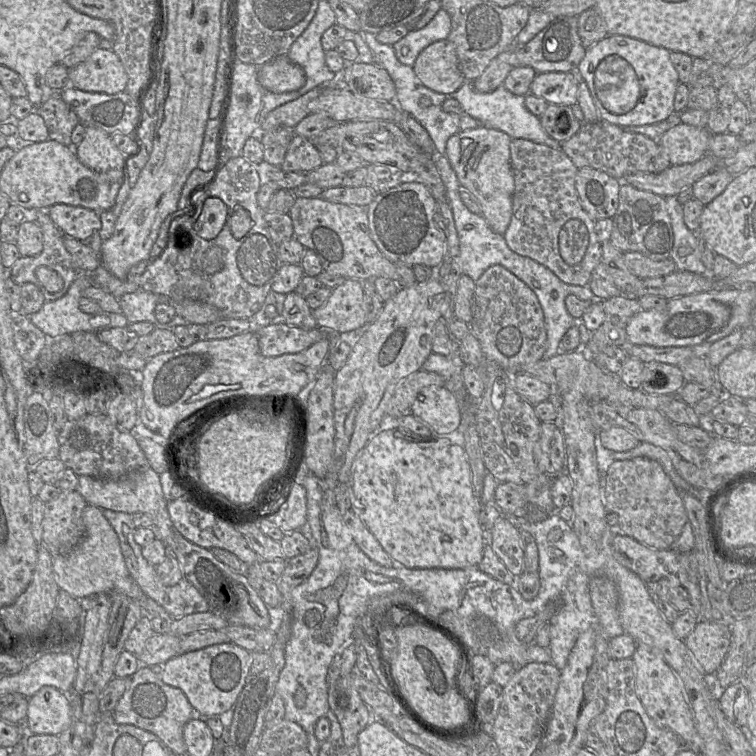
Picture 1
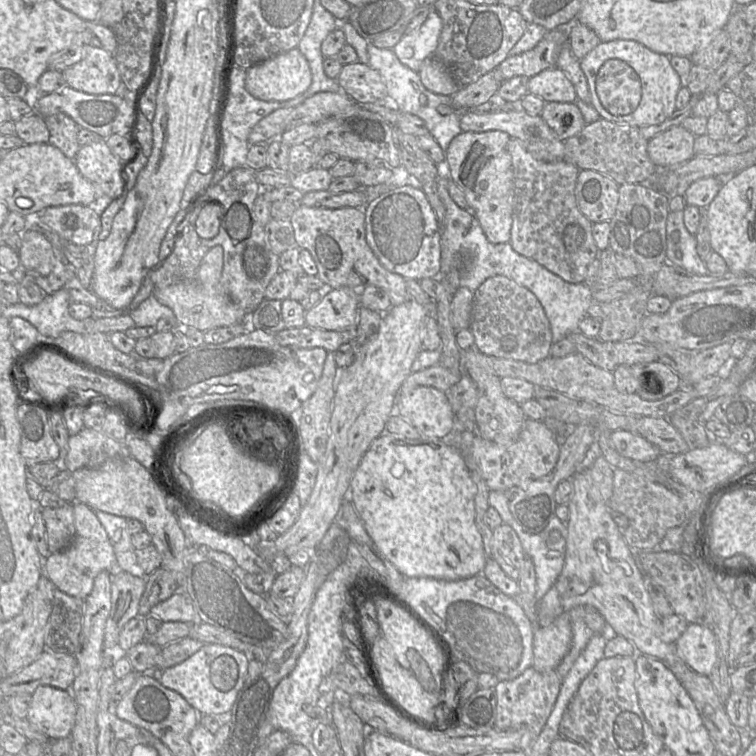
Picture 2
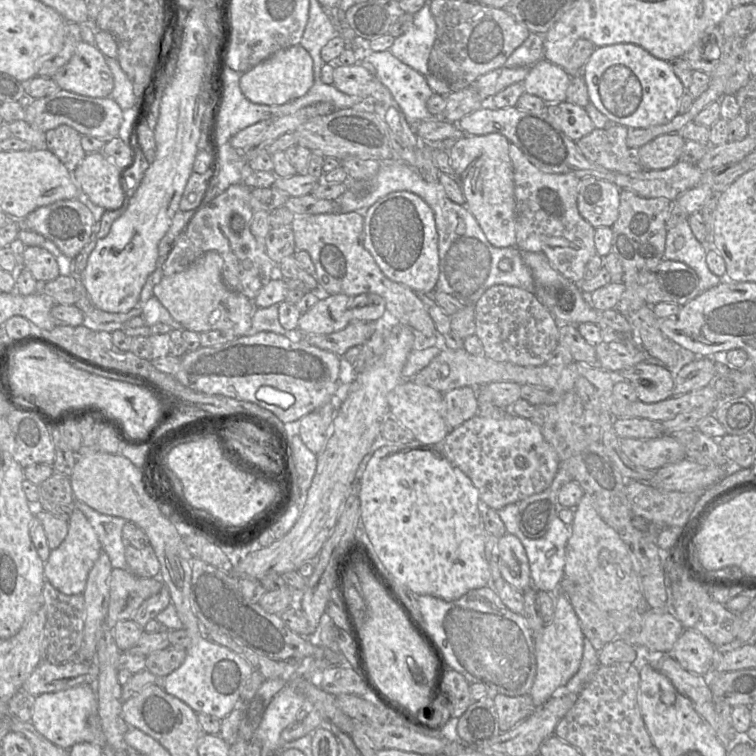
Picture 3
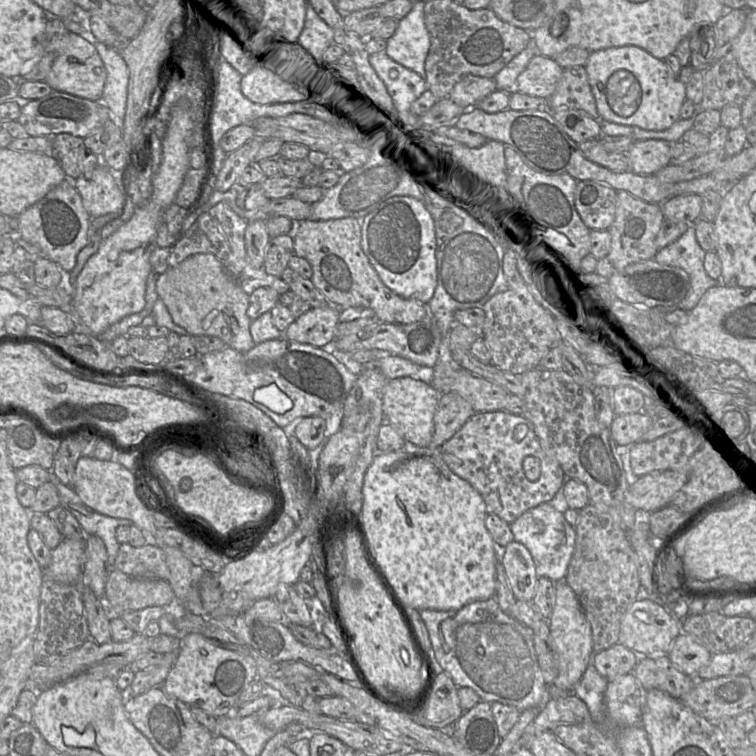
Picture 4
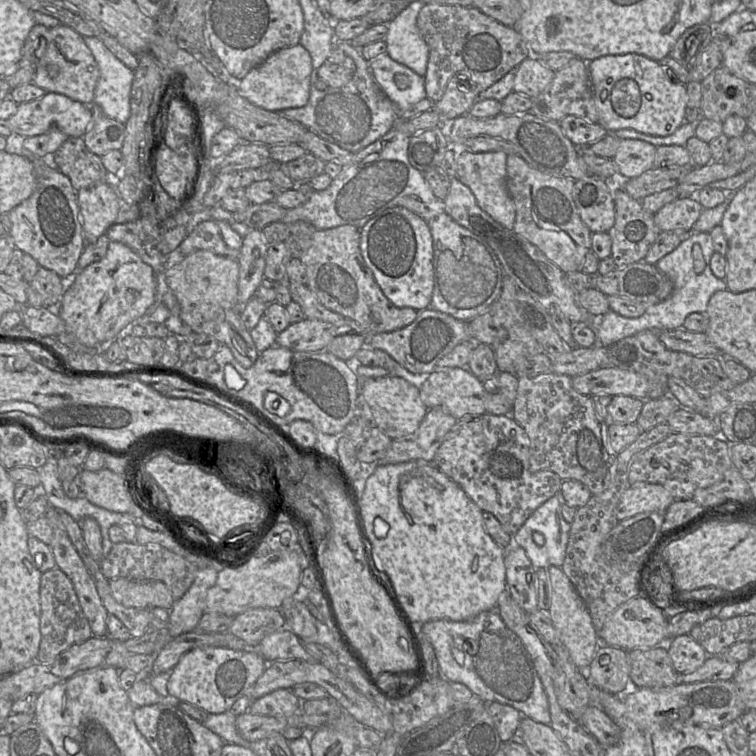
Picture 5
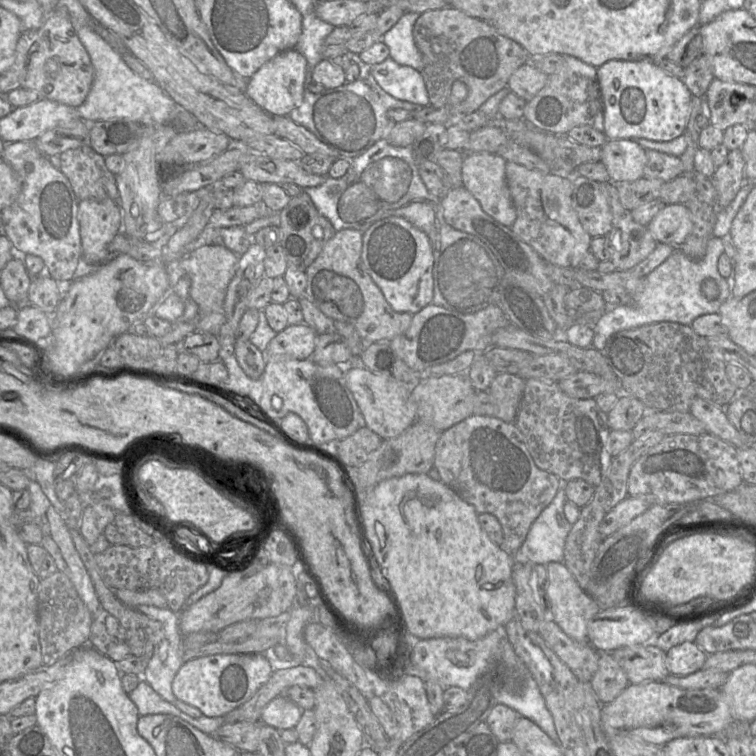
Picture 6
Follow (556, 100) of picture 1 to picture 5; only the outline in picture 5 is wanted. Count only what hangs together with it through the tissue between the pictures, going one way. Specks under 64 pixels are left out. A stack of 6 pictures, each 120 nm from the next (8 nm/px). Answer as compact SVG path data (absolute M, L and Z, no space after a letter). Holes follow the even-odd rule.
M528 57L516 67L513 91L535 98L549 87L555 72L544 66L538 58Z

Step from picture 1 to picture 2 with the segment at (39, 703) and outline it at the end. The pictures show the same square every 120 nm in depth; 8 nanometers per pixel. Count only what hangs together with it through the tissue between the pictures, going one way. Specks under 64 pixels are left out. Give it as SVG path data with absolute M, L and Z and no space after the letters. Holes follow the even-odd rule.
M40 685L31 695L27 720L50 740L70 737L77 706L70 690Z

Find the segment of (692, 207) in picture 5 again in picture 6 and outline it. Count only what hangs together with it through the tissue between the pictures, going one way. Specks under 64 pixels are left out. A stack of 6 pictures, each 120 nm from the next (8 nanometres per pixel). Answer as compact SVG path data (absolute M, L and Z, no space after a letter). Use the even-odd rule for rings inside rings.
M684 204L666 205L647 225L658 243L678 248L693 229L692 215Z

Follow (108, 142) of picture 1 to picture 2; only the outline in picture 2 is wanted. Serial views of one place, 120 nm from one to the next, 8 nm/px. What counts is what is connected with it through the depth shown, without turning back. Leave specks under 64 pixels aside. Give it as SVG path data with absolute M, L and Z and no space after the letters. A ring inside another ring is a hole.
M97 138L81 146L74 162L80 174L94 186L96 198L108 196L114 200L121 196L125 185L120 176L123 165L110 151L105 139Z

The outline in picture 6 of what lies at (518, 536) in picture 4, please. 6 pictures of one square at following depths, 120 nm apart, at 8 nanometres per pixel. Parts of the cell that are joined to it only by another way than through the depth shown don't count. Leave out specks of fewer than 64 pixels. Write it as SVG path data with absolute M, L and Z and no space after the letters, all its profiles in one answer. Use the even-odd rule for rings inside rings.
M562 484L551 503L532 523L519 550L513 554L516 563L563 563L565 541L572 527L563 511L566 501Z

